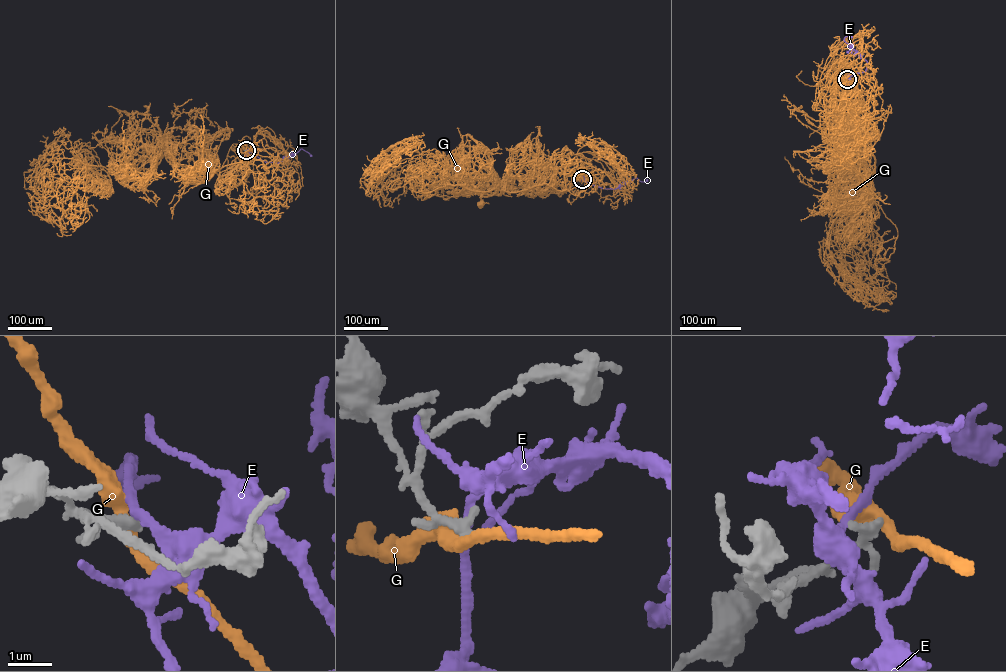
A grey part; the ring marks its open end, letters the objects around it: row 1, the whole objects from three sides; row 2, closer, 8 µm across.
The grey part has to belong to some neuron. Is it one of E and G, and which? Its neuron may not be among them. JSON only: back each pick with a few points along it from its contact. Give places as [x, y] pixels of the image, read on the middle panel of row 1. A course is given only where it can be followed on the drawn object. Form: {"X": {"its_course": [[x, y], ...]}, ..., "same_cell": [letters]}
{"same_cell": []}

